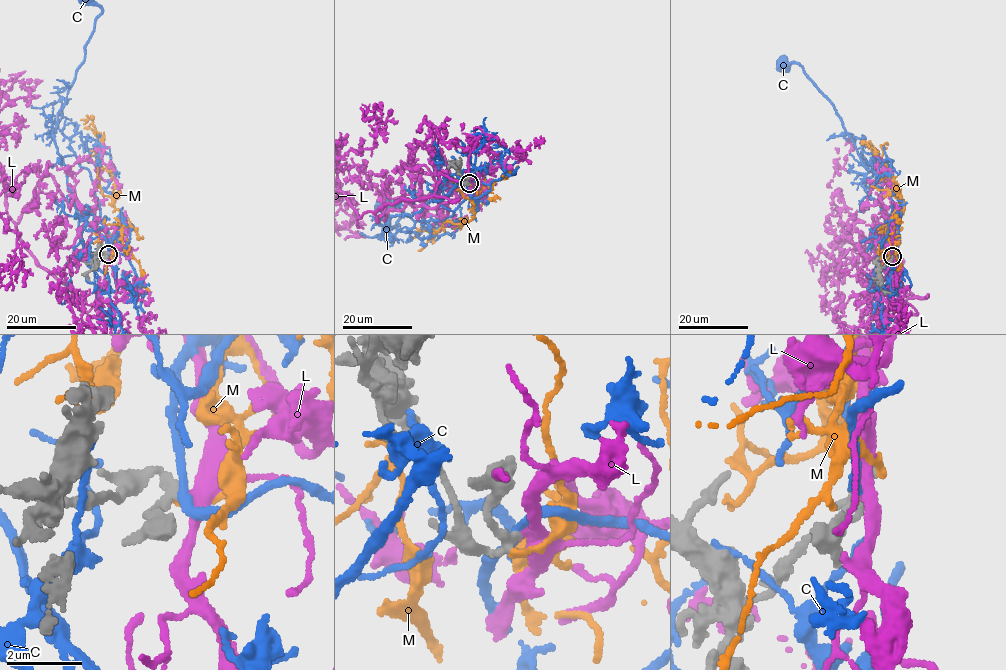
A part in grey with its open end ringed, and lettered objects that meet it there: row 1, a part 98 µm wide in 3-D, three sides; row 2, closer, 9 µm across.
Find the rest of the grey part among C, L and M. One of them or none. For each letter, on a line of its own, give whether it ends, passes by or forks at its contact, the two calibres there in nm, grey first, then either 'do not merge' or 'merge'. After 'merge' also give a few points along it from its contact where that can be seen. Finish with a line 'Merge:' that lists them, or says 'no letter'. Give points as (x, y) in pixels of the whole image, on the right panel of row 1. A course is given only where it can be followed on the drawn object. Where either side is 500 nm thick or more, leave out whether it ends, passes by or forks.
C: it passes by | 200/200 nm | do not merge
L: it passes by | 200/280 nm | merge | via (892, 256), (891, 230), (874, 216), (899, 268), (885, 253), (840, 248)
M: it ends | 220/180 nm | do not merge
Merge: L

